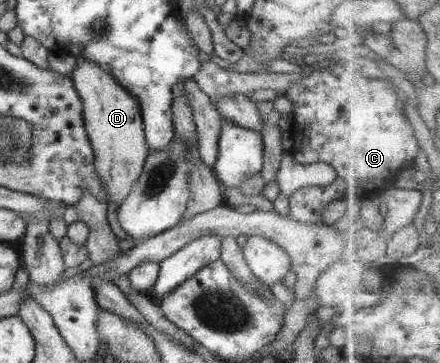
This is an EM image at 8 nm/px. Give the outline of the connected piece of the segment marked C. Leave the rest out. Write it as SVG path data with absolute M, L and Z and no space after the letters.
M334 56L332 58L325 60L325 67L322 67L321 70L316 70L303 78L300 78L297 82L293 83L293 86L289 86L288 89L284 92L283 95L287 95L293 104L292 111L292 121L294 127L290 130L293 144L291 148L292 158L301 164L311 164L315 163L315 160L320 160L321 162L330 164L336 172L336 179L333 183L328 184L327 186L304 186L299 190L291 193L291 196L288 197L289 200L289 217L297 222L303 224L319 224L322 222L322 212L325 210L325 207L335 199L344 199L352 208L356 206L360 201L364 199L371 198L374 194L380 194L384 191L387 191L395 187L399 175L404 169L413 168L415 158L419 156L419 140L415 136L415 128L413 124L409 122L409 118L405 115L405 102L399 98L399 94L385 82L383 79L375 79L369 77L365 74L362 68L354 67L344 67L341 62Z

